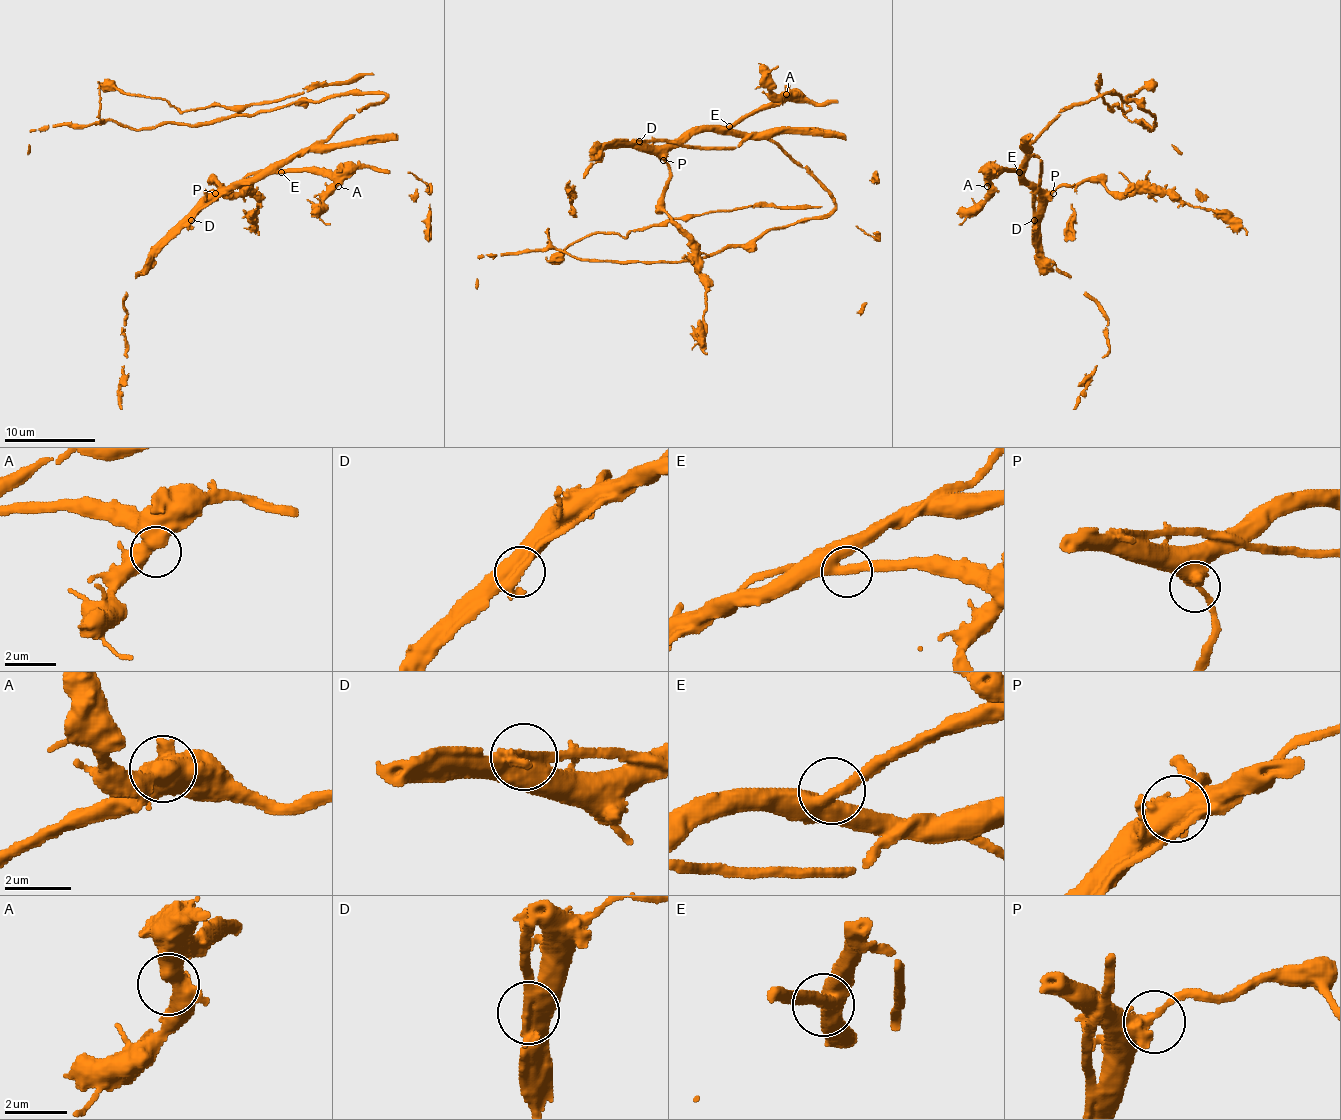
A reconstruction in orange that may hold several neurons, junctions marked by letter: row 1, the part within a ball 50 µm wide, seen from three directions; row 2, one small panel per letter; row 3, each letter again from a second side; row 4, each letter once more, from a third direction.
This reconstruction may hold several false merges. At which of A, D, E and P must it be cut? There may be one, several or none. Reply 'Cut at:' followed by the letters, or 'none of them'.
Cut at: D

